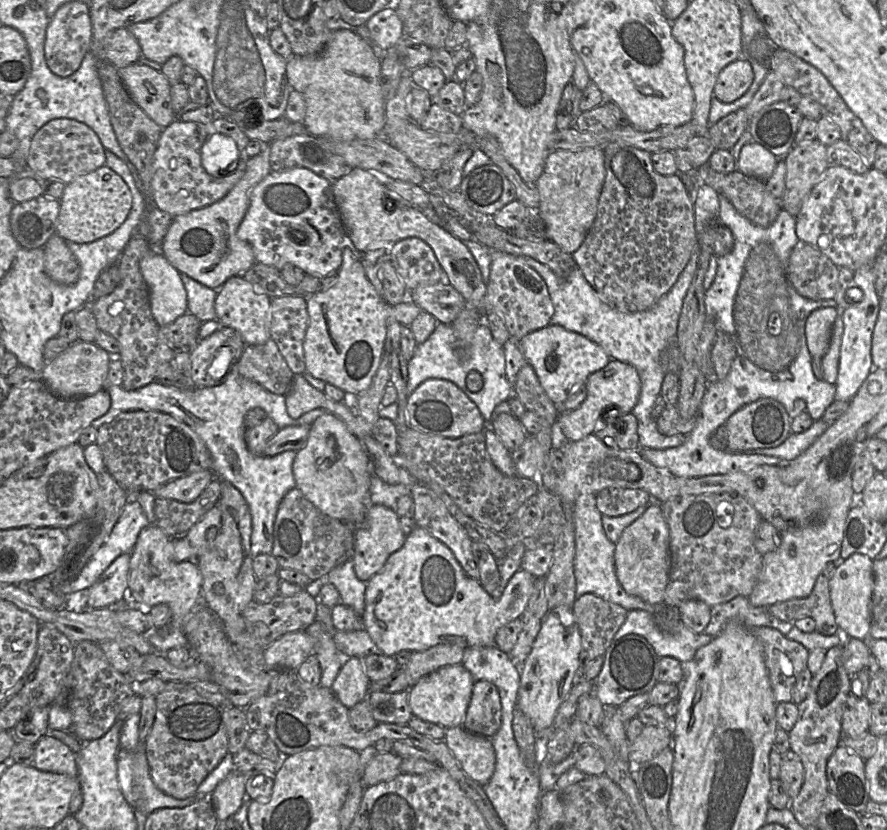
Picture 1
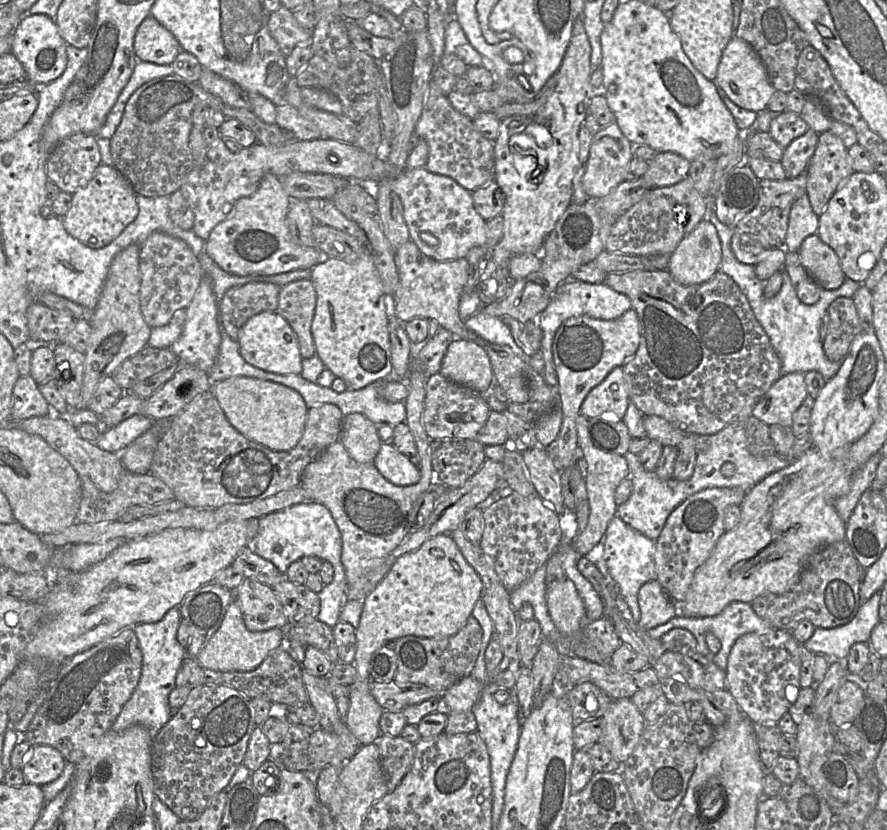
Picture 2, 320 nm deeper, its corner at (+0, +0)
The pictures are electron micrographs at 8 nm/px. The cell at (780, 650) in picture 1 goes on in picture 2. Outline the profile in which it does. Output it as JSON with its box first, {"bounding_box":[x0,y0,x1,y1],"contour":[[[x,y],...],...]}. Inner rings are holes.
{"bounding_box":[726,632,800,725],"contour":[[[792,632],[747,633],[735,641],[728,656],[726,688],[755,725],[777,724],[798,698],[800,669],[800,644]]]}

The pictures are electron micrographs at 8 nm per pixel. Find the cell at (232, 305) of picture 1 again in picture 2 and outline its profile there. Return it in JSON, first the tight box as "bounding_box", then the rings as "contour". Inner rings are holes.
{"bounding_box":[238,311,302,374],"contour":[[[264,311],[248,319],[238,338],[244,360],[265,371],[276,374],[300,374],[302,357],[298,339],[289,323],[277,311]]]}

